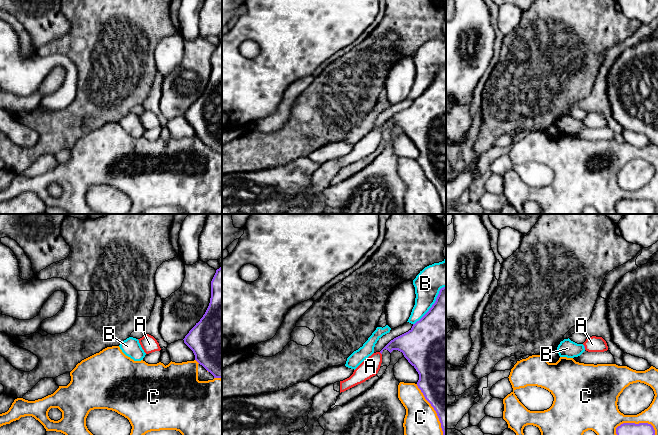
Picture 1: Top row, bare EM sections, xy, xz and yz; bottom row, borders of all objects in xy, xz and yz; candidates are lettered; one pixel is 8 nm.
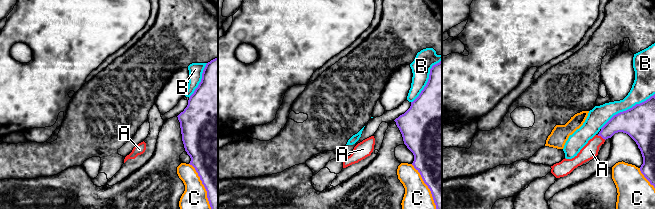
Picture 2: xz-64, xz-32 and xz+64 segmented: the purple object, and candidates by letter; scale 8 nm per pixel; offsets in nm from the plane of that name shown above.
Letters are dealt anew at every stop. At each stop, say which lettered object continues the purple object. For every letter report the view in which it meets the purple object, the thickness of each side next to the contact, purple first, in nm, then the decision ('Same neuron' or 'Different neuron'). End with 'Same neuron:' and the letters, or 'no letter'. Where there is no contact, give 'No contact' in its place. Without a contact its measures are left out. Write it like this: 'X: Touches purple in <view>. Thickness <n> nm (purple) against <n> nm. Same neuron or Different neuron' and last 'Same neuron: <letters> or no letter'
A: No contact. Same neuron
B: Touches purple in xz. Thickness 460 nm (purple) against 220 nm. Different neuron
C: Touches purple in yz. Thickness 220 nm (purple) against 200 nm. Different neuron
Same neuron: A

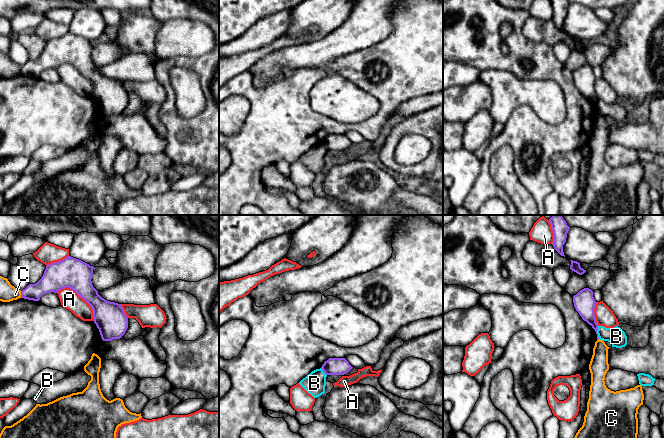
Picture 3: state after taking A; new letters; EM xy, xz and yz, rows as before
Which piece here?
A: Touches purple in xy. Thickness 240 nm (purple) against 150 nm. Different neuron
B: Touches purple in yz. Thickness 160 nm (purple) against 150 nm. Different neuron
C: Touches purple in xy. Thickness 160 nm (purple) against 130 nm. Different neuron
Same neuron: no letter

